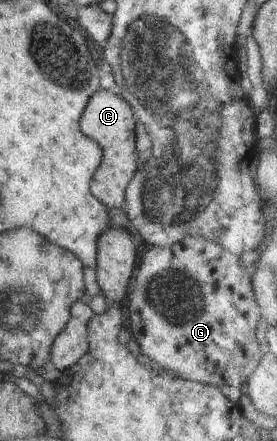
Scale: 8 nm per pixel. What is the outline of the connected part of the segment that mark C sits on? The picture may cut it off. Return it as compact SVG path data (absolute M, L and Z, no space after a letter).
M104 89L96 90L92 99L88 101L84 113L82 113L82 119L80 119L82 133L86 137L94 139L104 151L104 161L90 183L90 191L108 209L112 207L118 209L124 205L125 189L138 167L135 123L134 110L128 101L121 94L115 94L111 90Z

